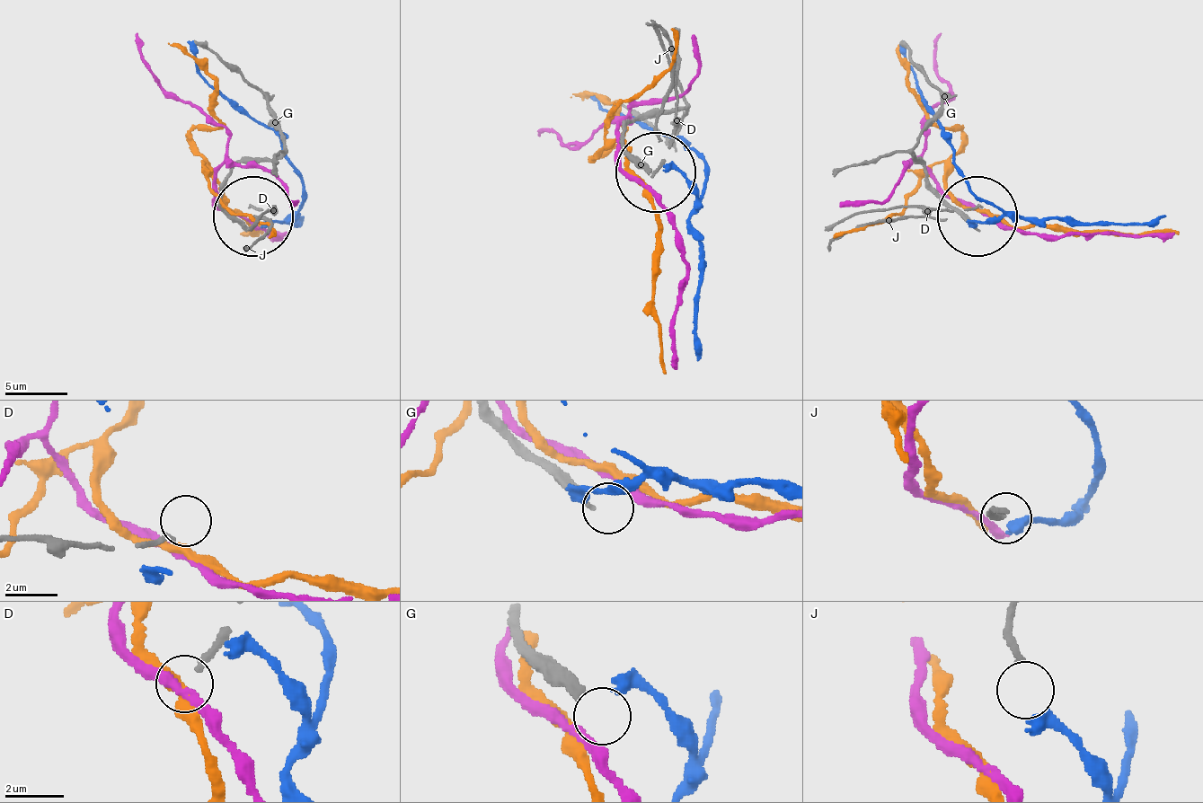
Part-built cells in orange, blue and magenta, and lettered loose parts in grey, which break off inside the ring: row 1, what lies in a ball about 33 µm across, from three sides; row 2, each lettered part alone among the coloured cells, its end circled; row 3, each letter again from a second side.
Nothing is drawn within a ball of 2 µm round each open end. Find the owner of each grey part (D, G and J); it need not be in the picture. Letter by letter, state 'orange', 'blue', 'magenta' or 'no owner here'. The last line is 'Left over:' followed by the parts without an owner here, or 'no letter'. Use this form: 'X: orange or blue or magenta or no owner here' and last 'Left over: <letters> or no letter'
D: no owner here
G: no owner here
J: blue
Left over: D, G

